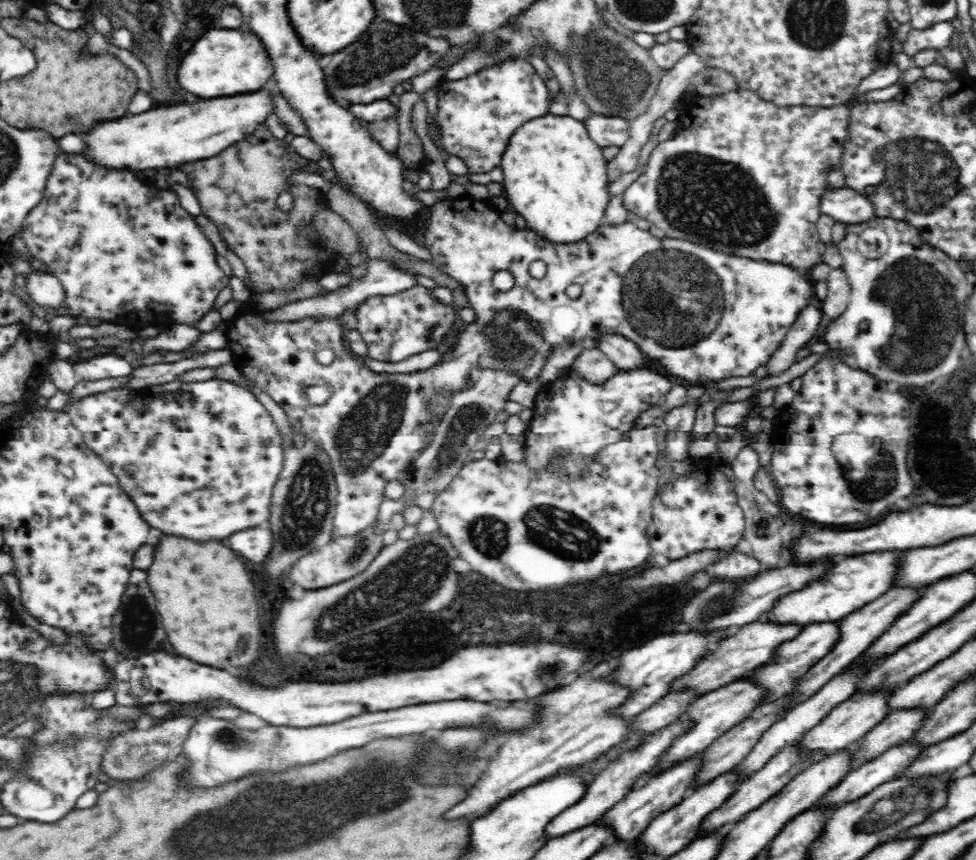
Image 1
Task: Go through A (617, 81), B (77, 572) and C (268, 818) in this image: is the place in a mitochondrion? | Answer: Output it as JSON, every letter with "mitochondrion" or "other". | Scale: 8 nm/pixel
{"A":"mitochondrion","B":"mitochondrion","C":"mitochondrion"}

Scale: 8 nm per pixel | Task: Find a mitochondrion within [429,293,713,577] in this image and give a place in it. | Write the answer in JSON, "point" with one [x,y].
{"point":[563,534]}

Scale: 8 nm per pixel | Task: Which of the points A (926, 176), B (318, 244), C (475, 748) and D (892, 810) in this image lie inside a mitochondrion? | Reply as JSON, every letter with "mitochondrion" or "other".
{"A":"mitochondrion","B":"other","C":"mitochondrion","D":"mitochondrion"}

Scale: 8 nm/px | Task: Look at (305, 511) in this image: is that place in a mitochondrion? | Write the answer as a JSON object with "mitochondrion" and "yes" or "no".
{"mitochondrion":"yes"}

